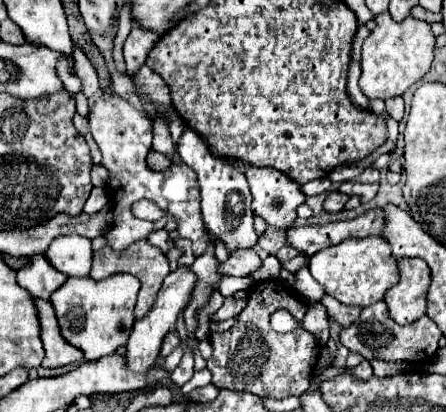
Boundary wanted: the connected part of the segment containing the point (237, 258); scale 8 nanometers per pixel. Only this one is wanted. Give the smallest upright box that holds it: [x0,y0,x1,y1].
[221,249,261,277]

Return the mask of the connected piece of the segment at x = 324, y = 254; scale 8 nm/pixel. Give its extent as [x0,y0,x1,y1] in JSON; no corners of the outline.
[309,237,399,307]

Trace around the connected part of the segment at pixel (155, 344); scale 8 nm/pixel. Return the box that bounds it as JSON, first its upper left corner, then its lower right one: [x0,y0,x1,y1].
[127,267,195,373]

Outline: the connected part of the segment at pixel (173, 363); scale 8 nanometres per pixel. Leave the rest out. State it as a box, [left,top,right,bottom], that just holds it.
[164,344,183,373]

